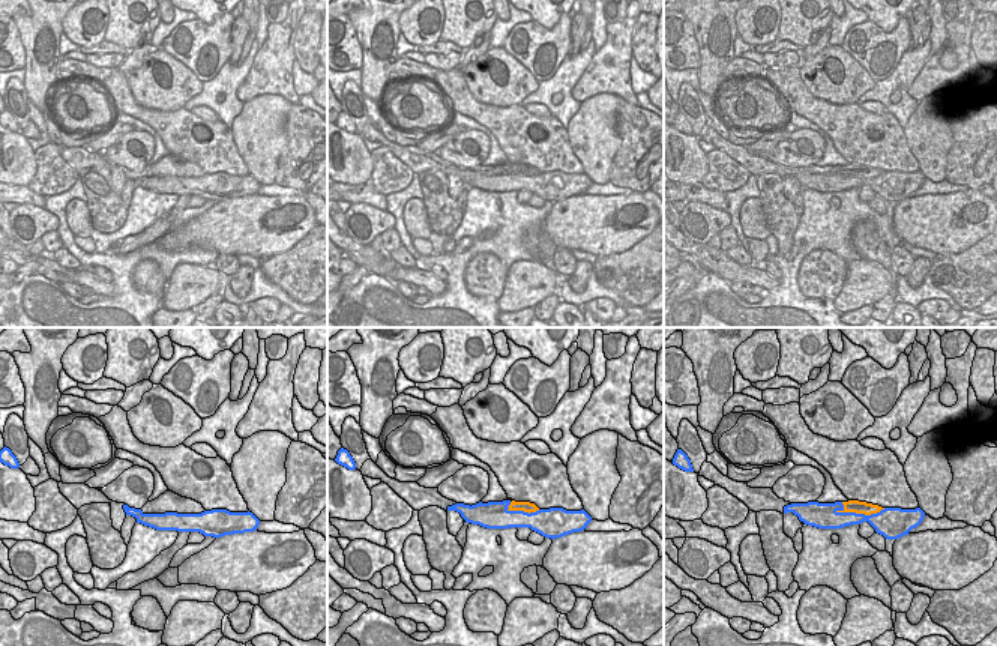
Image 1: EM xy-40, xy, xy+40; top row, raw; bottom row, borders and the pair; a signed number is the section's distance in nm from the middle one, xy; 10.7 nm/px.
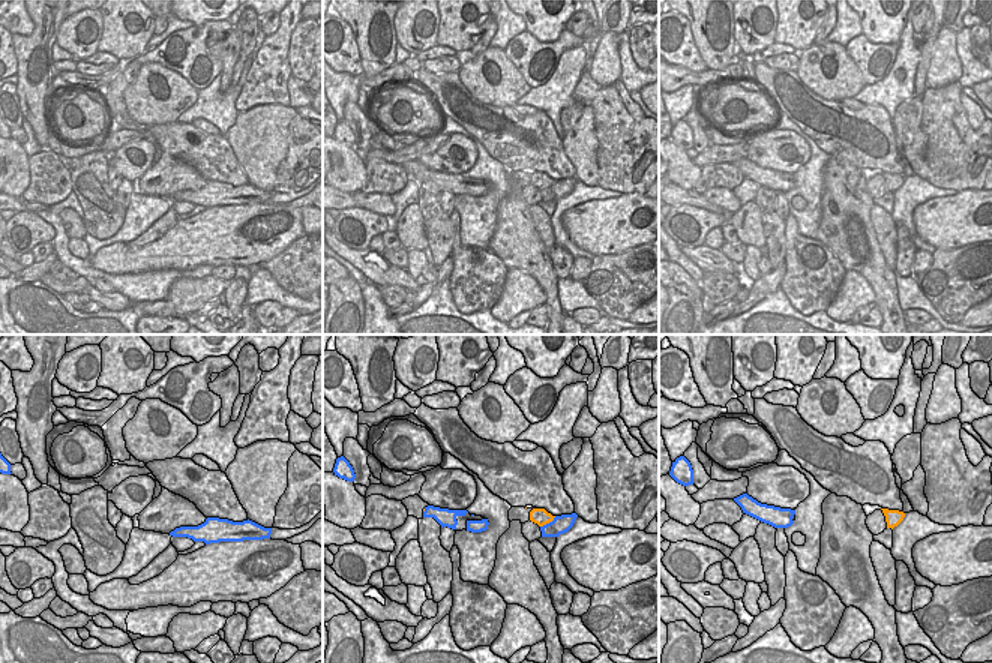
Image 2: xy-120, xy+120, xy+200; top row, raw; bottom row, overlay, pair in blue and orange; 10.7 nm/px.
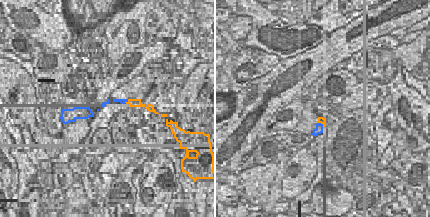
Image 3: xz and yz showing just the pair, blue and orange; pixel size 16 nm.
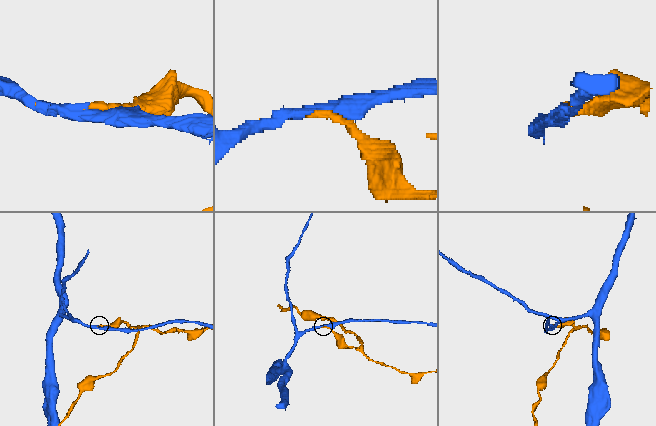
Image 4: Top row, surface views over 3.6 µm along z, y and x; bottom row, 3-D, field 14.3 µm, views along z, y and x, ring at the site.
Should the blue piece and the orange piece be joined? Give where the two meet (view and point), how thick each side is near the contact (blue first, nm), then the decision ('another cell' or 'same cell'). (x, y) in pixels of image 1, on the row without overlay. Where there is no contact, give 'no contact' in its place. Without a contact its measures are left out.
contact xy+40 (859, 178); calibres 200 and 130 nm; another cell

